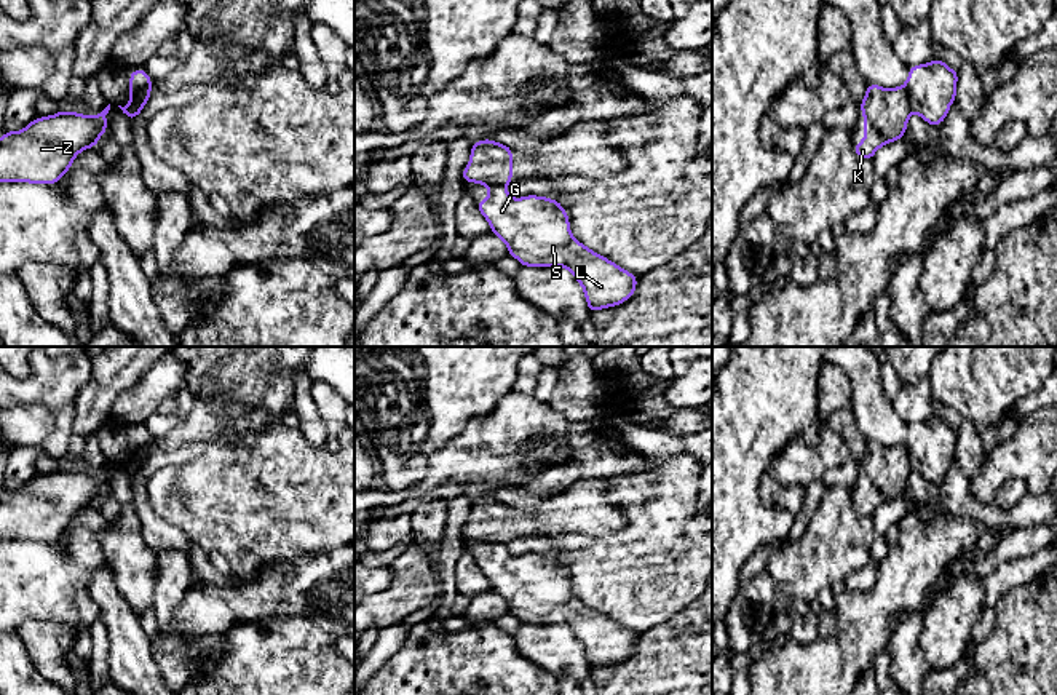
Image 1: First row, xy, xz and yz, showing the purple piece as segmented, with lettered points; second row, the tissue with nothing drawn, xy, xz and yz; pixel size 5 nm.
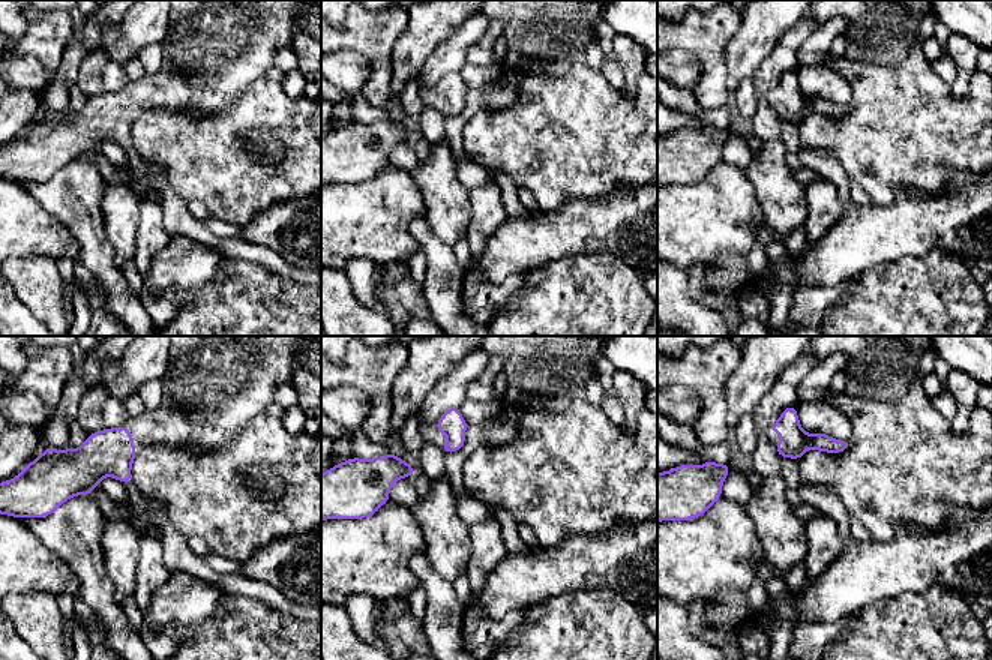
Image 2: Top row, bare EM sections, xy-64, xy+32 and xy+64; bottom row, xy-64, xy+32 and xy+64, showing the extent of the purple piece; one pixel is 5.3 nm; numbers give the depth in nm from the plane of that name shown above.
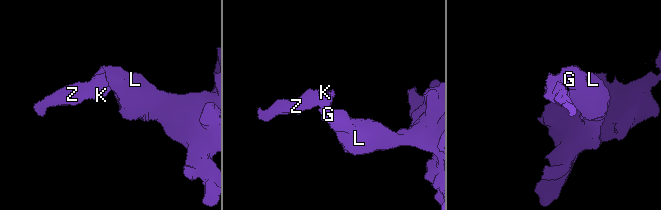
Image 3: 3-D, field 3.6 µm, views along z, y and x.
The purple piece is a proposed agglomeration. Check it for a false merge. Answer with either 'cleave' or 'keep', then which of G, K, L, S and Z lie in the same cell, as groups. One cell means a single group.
cleave | G L S / K Z

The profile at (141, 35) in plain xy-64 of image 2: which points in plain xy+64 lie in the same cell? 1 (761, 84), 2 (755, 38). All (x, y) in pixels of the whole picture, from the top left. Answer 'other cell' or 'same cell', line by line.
1: same cell
2: other cell

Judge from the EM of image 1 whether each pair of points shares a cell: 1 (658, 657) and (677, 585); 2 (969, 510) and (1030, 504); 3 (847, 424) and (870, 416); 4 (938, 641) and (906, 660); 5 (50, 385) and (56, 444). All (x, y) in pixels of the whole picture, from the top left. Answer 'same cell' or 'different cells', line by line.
1: different cells
2: same cell
3: different cells
4: different cells
5: same cell

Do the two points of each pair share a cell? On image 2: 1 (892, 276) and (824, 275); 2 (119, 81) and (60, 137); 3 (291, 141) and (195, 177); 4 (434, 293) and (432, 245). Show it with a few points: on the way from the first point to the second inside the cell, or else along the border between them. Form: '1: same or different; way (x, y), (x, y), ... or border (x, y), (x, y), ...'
1: different; border (889, 261), (865, 269), (853, 278)
2: different; border (129, 83), (119, 90), (102, 92), (89, 98)
3: same; way (266, 131), (234, 131), (216, 152)
4: same; way (437, 281), (437, 257)

